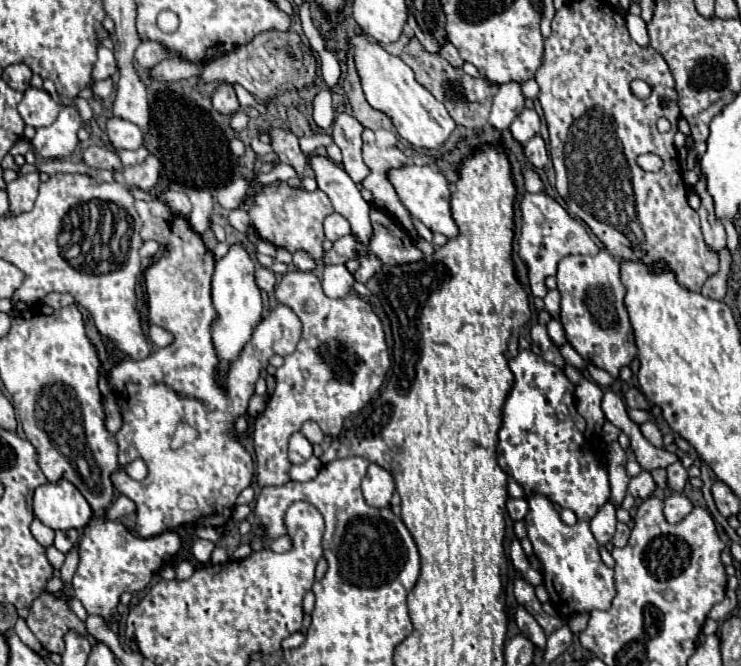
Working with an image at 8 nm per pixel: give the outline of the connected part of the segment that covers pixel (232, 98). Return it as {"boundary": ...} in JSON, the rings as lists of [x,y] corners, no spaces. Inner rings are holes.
{"boundary":[[[231,84],[217,86],[217,92],[213,94],[213,108],[223,116],[231,116],[239,110],[239,100],[237,100]]]}

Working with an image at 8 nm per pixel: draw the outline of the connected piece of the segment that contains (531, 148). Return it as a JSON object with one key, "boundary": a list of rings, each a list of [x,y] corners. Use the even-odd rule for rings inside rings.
{"boundary":[[[535,136],[529,140],[529,144],[525,146],[525,156],[533,164],[535,170],[545,168],[545,164],[549,162],[549,156],[547,156],[547,148],[545,148],[545,142],[541,136]]]}

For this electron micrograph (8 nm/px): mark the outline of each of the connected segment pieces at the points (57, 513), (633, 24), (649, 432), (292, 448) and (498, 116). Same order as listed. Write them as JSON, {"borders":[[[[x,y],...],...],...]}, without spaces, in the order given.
{"borders":[[[[69,480],[39,486],[33,496],[33,512],[53,530],[79,530],[87,526],[93,514],[83,494]]],[[[627,14],[625,20],[627,20],[627,28],[629,28],[631,38],[633,38],[639,46],[647,46],[647,44],[649,44],[649,36],[647,36],[647,28],[645,28],[643,18],[641,18],[641,16],[633,16],[633,14]]],[[[653,422],[641,424],[641,432],[643,432],[643,436],[645,436],[651,444],[659,444],[659,442],[661,442],[661,432],[659,432],[659,428],[657,428]]],[[[295,432],[289,440],[289,460],[291,460],[291,464],[303,464],[311,456],[313,456],[313,446],[309,444],[309,440],[301,432]]],[[[519,82],[501,84],[493,98],[489,124],[497,132],[503,132],[511,126],[513,118],[517,118],[517,114],[521,114],[523,108],[525,108],[525,98],[521,94],[521,84]]]]}

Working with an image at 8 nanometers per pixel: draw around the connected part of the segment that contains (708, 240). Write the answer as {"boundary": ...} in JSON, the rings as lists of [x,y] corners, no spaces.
{"boundary":[[[699,178],[697,186],[695,186],[697,194],[701,196],[701,208],[699,208],[699,218],[701,218],[701,232],[705,238],[705,244],[719,252],[721,248],[725,248],[725,230],[721,226],[721,220],[715,218],[713,214],[713,200],[705,190],[705,180]]]}

